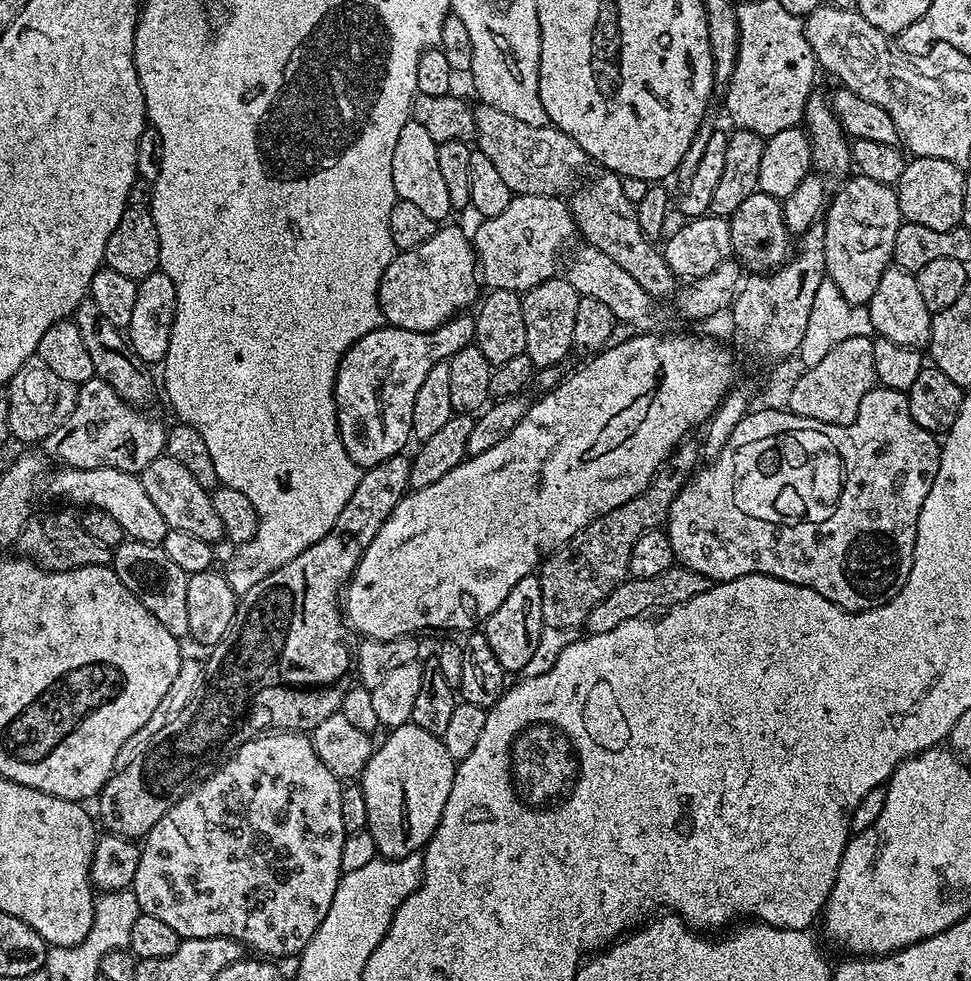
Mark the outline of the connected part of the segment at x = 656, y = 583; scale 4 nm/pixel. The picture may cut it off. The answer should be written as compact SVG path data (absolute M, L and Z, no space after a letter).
M674 566L666 570L666 574L658 574L658 578L629 578L621 582L613 592L606 594L606 598L602 598L594 610L590 610L586 621L587 631L591 634L606 634L606 630L614 630L614 626L622 626L622 622L627 620L639 620L657 610L673 608L676 604L702 594L708 587L710 582L706 577L683 566Z

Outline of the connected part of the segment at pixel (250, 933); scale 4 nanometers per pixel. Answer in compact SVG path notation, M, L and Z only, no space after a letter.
M269 730L261 735L255 736L250 742L246 742L240 749L235 752L225 764L217 770L213 776L203 780L198 787L190 794L186 794L174 806L170 806L170 810L166 810L166 814L162 814L162 818L158 818L158 822L154 822L152 829L148 831L147 836L143 837L142 847L140 849L140 861L138 862L138 874L134 874L134 882L130 891L138 898L138 906L141 913L146 916L158 918L161 922L167 922L178 935L189 940L190 938L218 938L225 936L231 940L237 940L243 944L245 949L254 951L264 958L276 958L272 956L292 956L291 958L299 957L300 951L306 946L306 942L310 942L310 938L314 938L314 930L318 930L318 926L322 926L322 918L326 918L326 910L330 910L330 902L334 902L334 890L338 890L338 882L342 875L340 867L342 866L342 842L345 838L345 830L342 826L342 794L340 793L342 784L337 776L330 774L330 770L326 770L326 766L318 754L314 750L311 739L305 733L299 730L293 732L280 732L284 730Z

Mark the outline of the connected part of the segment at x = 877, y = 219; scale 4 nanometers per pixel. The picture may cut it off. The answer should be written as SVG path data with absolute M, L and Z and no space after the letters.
M859 174L841 184L844 185L834 192L822 217L826 276L838 286L848 304L866 306L874 298L882 274L893 263L894 242L902 223L900 207L893 185L873 182Z

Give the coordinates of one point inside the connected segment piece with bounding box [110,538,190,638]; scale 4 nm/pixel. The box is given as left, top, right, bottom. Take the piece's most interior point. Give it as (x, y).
(145, 569)

